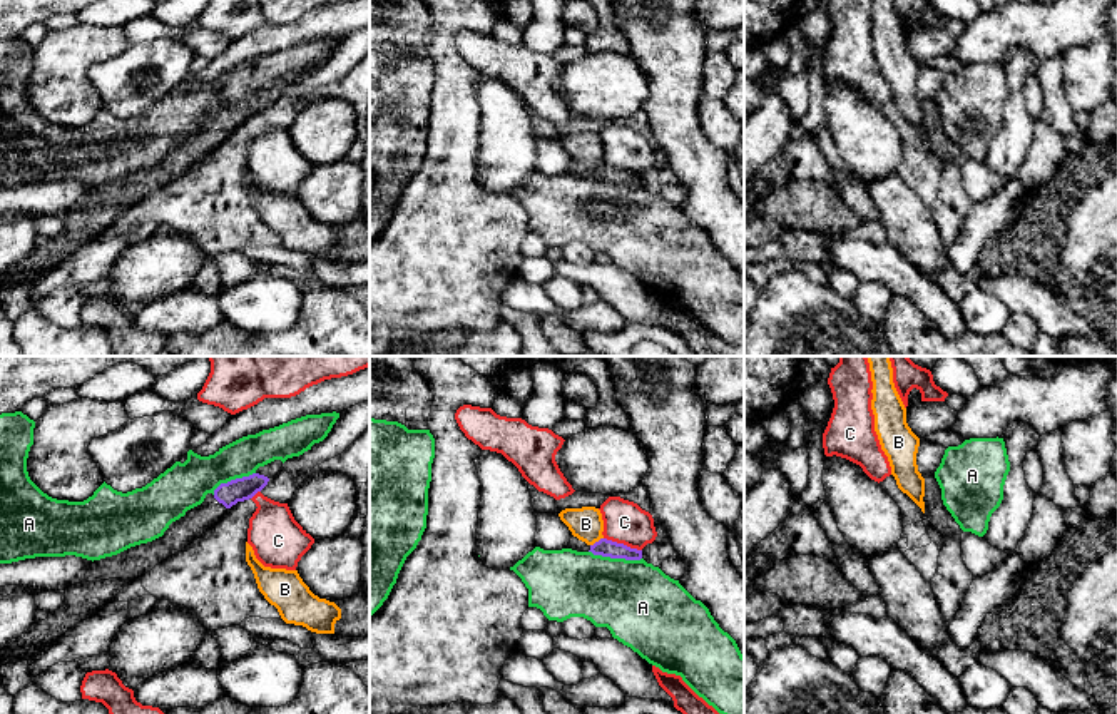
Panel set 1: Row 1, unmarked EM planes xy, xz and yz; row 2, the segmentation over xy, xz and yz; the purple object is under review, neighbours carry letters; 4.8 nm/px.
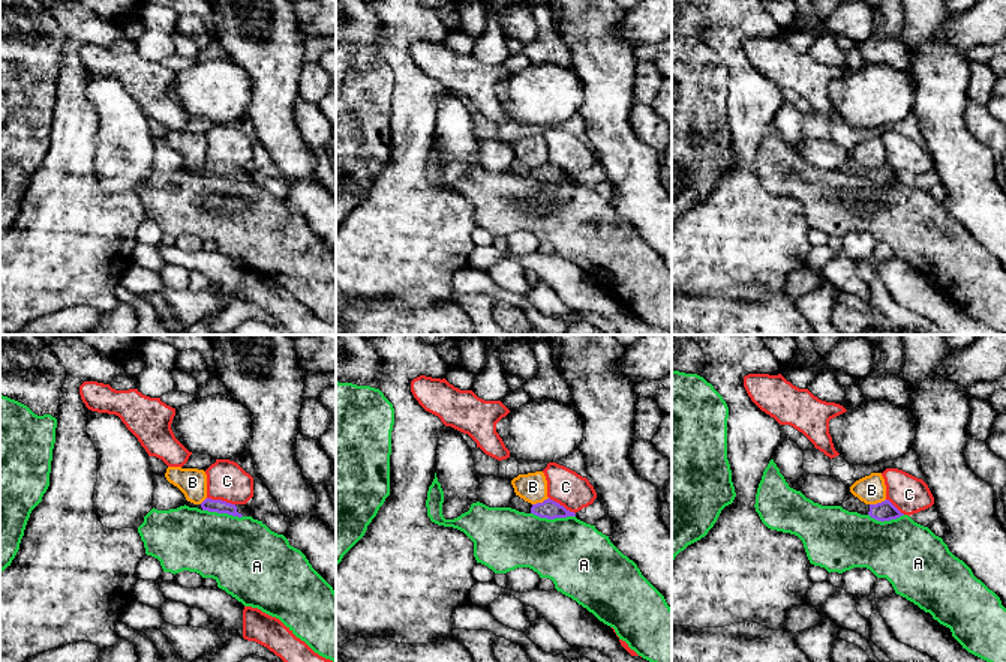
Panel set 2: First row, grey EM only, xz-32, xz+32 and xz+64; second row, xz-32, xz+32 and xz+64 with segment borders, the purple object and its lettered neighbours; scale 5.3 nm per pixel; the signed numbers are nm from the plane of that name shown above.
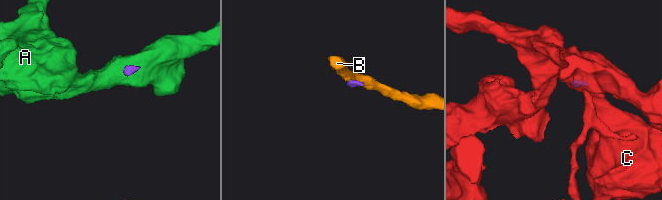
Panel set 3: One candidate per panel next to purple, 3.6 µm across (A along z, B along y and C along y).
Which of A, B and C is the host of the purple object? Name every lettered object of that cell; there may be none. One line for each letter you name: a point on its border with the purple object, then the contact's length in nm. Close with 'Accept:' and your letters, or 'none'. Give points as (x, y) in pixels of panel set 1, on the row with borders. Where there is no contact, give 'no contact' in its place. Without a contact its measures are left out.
Accept: none

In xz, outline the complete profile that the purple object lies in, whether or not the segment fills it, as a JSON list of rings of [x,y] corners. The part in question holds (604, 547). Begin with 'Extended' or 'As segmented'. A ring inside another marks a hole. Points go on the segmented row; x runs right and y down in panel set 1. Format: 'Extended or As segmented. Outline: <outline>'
Extended. Outline: [[[572,535],[569,548],[577,552],[592,552],[594,555],[610,557],[610,558],[625,558],[625,560],[640,560],[642,550],[630,548],[624,543],[617,543],[607,538],[600,538],[594,545],[587,545]]]

